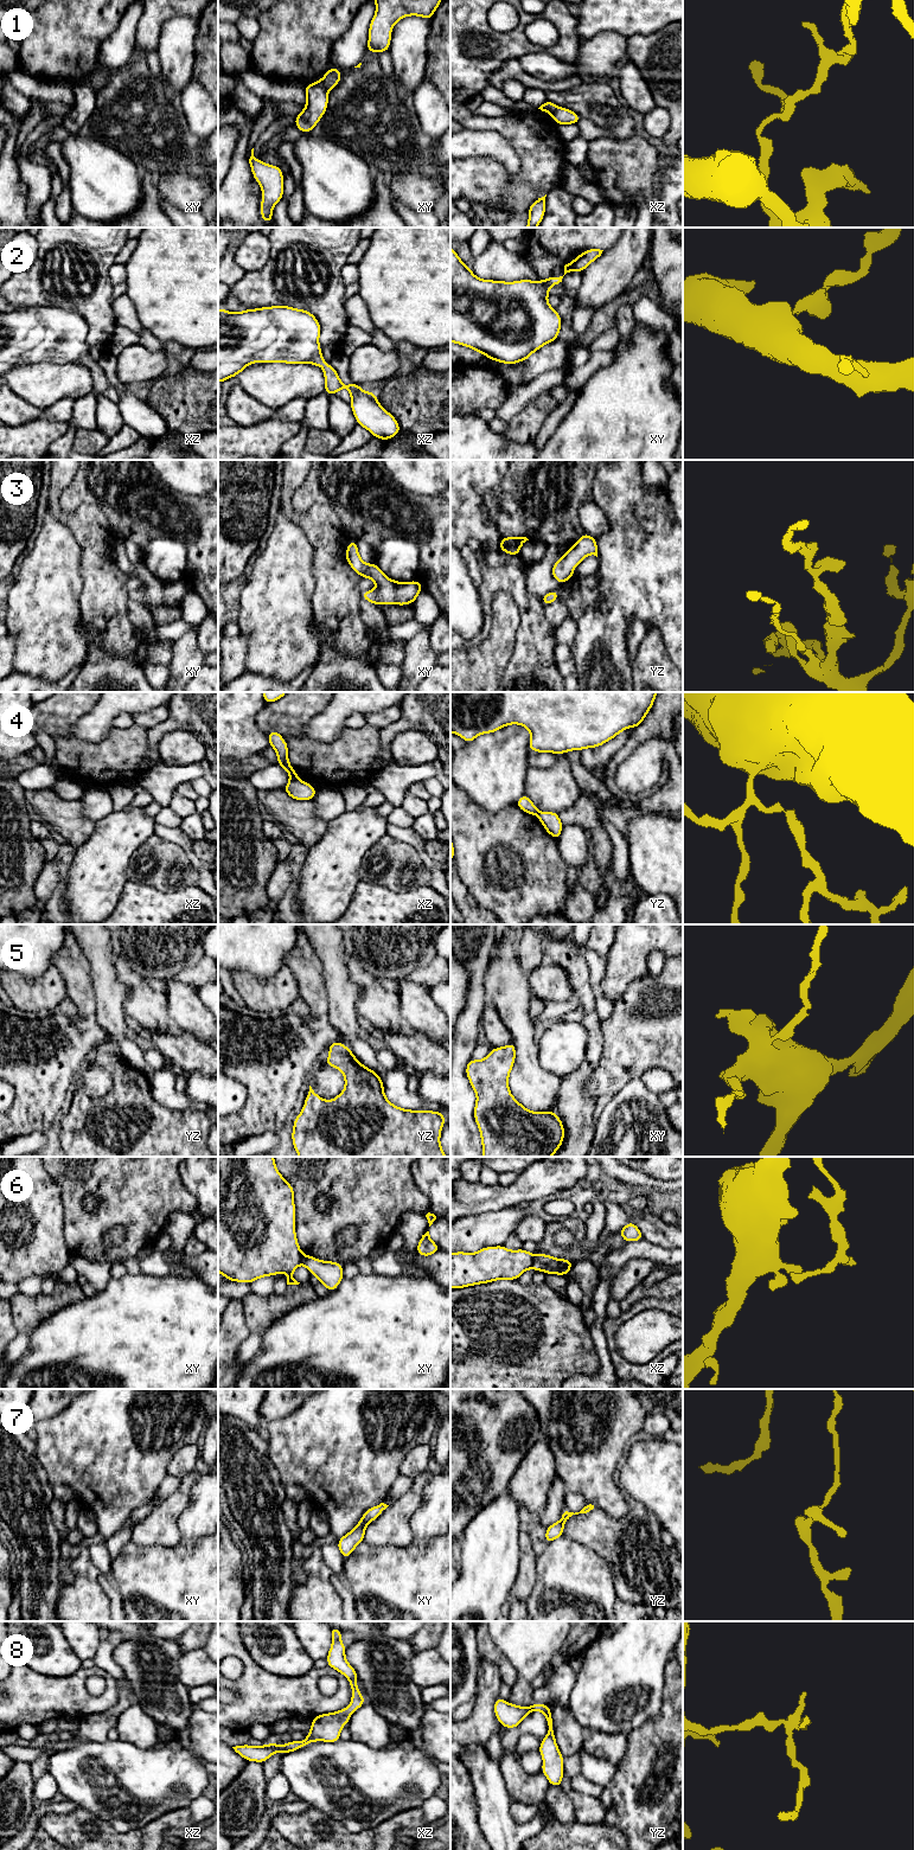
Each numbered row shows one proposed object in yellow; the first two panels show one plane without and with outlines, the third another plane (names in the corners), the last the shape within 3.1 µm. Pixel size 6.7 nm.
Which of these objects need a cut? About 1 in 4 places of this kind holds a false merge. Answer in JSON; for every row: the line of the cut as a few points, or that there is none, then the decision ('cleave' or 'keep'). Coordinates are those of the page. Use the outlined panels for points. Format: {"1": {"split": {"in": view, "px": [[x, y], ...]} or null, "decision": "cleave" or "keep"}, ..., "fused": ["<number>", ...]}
{"1": {"split": {"in": "xy", "px": [[321, 79], [327, 90]]}, "decision": "cleave"}, "2": {"split": null, "decision": "keep"}, "3": {"split": null, "decision": "keep"}, "4": {"split": {"in": "xz", "px": [[291, 778], [298, 779]]}, "decision": "cleave"}, "5": {"split": null, "decision": "keep"}, "6": {"split": {"in": "xz", "px": [[535, 1256], [531, 1267]]}, "decision": "cleave"}, "7": {"split": null, "decision": "keep"}, "8": {"split": null, "decision": "keep"}, "fused": ["1", "4", "6"]}

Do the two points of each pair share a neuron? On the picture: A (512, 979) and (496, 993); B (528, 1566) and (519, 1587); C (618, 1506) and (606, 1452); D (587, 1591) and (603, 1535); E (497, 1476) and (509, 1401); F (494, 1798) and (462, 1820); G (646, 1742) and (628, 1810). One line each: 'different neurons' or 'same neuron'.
A: same neuron
B: same neuron
C: same neuron
D: different neurons
E: same neuron
F: different neurons
G: same neuron

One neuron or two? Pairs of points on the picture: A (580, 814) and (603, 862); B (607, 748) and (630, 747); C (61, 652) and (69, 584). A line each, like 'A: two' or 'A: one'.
A: one
B: two
C: one

